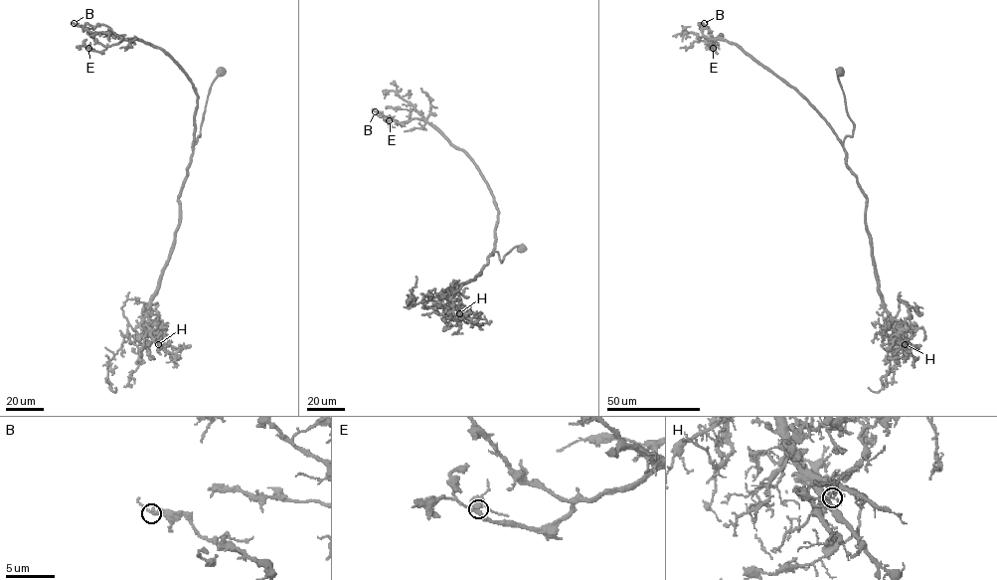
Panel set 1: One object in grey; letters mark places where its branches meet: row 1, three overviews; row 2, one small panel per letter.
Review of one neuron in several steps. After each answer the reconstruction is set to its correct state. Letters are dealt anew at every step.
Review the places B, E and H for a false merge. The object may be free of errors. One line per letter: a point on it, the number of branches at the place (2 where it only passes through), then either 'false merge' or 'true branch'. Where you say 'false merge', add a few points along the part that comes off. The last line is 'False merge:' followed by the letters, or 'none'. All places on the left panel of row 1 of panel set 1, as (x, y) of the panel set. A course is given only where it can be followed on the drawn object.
B: place (74, 23); branches 3; true branch
E: place (88, 48); branches 3; true branch
H: place (158, 344); branches 3; false merge; course (158, 344), (129, 324), (122, 309), (127, 299), (143, 303), (145, 325), (159, 328), (156, 337), (162, 338)
False merge: H

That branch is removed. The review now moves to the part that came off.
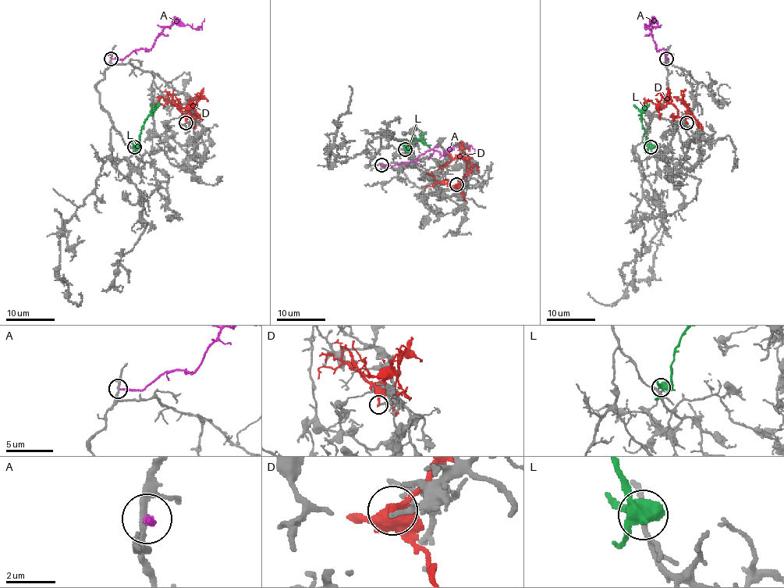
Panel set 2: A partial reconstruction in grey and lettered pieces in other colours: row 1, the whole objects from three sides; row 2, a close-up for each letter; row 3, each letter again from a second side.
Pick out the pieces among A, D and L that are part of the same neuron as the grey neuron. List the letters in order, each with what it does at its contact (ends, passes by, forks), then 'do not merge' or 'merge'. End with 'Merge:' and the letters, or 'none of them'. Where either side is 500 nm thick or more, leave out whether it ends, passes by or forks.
A: it ends | do not merge
D: it ends | do not merge
L: it forks | do not merge
Merge: none of them

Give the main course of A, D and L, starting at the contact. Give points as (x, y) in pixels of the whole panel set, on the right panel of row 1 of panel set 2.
A: (666, 58), (664, 50), (658, 50), (651, 33), (651, 28), (658, 25), (647, 25), (646, 28), (653, 19)
D: (686, 122), (684, 118), (678, 115), (675, 107), (664, 98), (661, 98), (660, 108), (664, 107), (671, 93)
L: (650, 147), (642, 122), (642, 111), (649, 103)

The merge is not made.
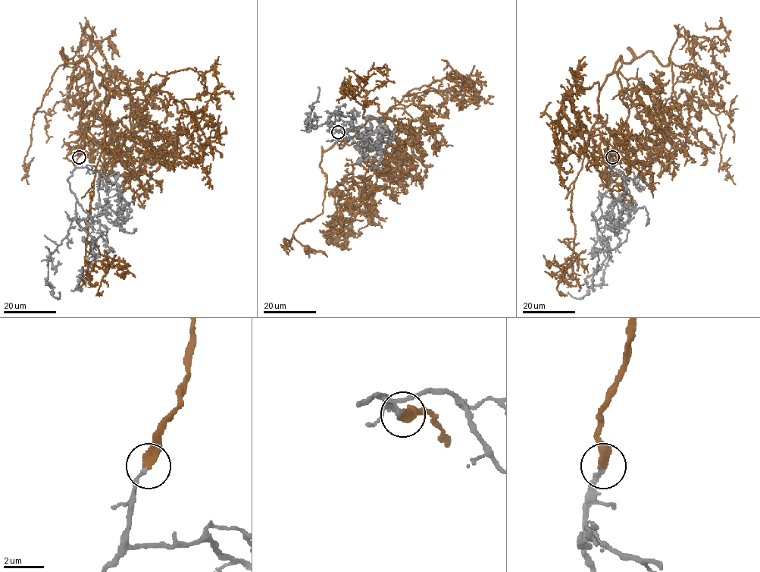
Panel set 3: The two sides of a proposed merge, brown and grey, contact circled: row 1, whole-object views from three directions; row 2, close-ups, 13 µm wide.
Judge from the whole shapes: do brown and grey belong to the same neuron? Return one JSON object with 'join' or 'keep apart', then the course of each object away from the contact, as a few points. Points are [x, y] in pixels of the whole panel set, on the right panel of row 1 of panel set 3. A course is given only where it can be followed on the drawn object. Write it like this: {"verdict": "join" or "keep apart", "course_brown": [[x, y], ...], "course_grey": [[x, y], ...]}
{"verdict": "join", "course_brown": [[612, 157], [629, 114], [620, 56], [599, 91], [598, 117], [572, 190], [577, 256], [555, 273], [544, 271]], "course_grey": [[612, 157], [611, 181], [594, 212], [598, 228], [609, 247], [602, 283], [591, 285], [580, 299], [567, 292]]}

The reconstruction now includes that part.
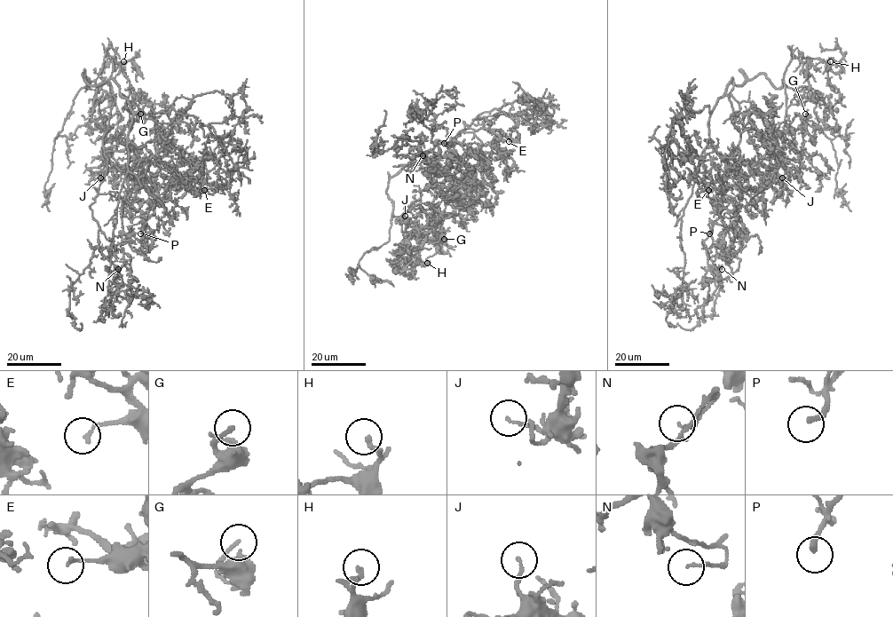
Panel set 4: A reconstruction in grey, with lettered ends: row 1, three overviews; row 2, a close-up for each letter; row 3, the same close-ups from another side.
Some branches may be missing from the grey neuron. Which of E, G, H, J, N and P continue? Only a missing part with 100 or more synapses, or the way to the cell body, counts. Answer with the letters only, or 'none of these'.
none of these

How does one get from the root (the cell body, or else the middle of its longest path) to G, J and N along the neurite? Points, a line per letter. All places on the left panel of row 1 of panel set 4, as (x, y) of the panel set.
G: (111, 86), (82, 75), (95, 83), (99, 126), (119, 113), (122, 132), (140, 114)
J: (111, 86), (82, 75), (95, 83), (91, 117), (112, 168), (100, 177)
N: (111, 86), (114, 103), (102, 138), (106, 171), (90, 209), (98, 248), (115, 272), (123, 265), (118, 269)

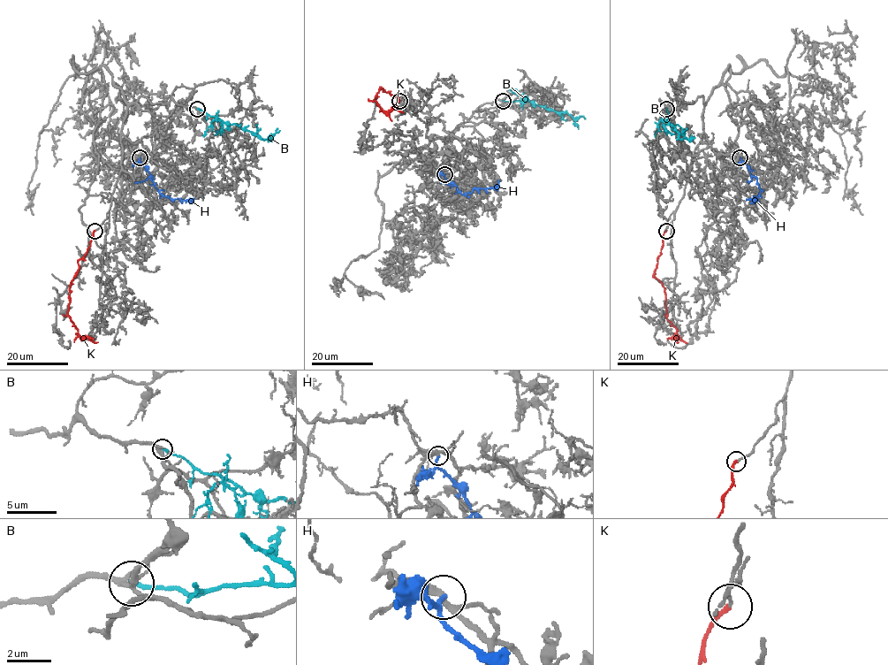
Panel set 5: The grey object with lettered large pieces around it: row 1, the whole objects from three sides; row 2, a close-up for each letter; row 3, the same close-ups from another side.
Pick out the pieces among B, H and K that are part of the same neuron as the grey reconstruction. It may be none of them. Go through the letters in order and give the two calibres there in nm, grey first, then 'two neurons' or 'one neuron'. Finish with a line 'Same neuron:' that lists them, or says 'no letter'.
B: 220/180 nm | two neurons
H: 240/200 nm | two neurons
K: 130/190 nm | one neuron
Same neuron: K

